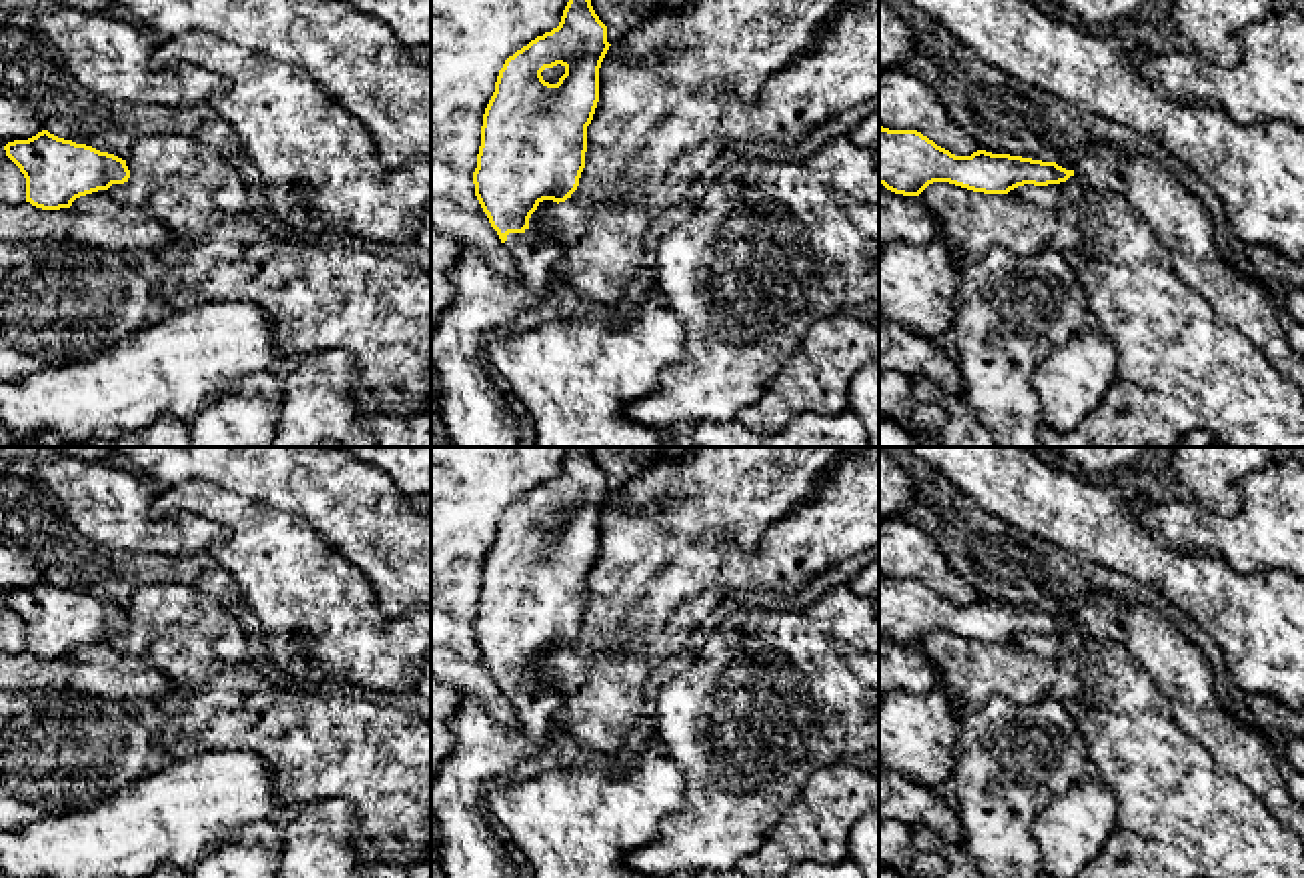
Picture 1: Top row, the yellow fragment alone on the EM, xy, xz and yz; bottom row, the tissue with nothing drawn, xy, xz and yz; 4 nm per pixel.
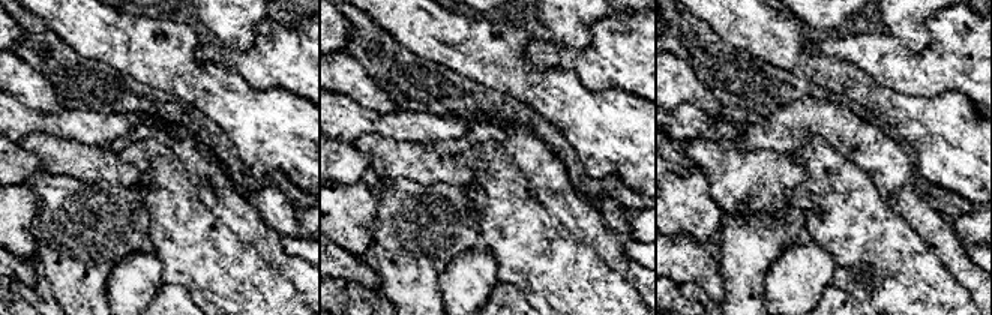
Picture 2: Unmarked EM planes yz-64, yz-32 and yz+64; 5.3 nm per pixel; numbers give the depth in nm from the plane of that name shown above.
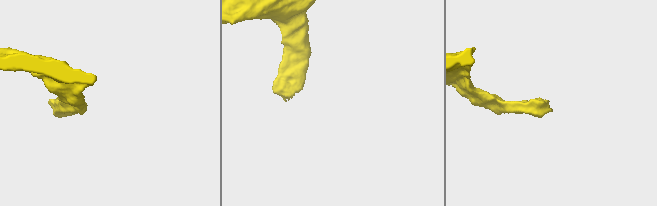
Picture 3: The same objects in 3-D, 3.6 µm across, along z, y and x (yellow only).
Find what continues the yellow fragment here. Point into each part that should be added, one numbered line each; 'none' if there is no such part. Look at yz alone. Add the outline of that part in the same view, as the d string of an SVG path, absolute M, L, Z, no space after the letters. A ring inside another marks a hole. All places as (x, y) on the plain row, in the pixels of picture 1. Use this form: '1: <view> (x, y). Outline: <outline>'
none

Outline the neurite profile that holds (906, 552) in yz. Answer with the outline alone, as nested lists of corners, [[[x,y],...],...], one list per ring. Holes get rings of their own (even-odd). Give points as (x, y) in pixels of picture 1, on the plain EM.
[[[901,517],[879,519],[879,575],[917,579],[955,605],[971,605],[980,599],[925,529]]]

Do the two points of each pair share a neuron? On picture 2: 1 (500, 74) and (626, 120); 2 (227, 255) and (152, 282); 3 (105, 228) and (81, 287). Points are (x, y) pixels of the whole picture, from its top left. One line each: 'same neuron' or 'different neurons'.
1: same neuron
2: different neurons
3: same neuron

